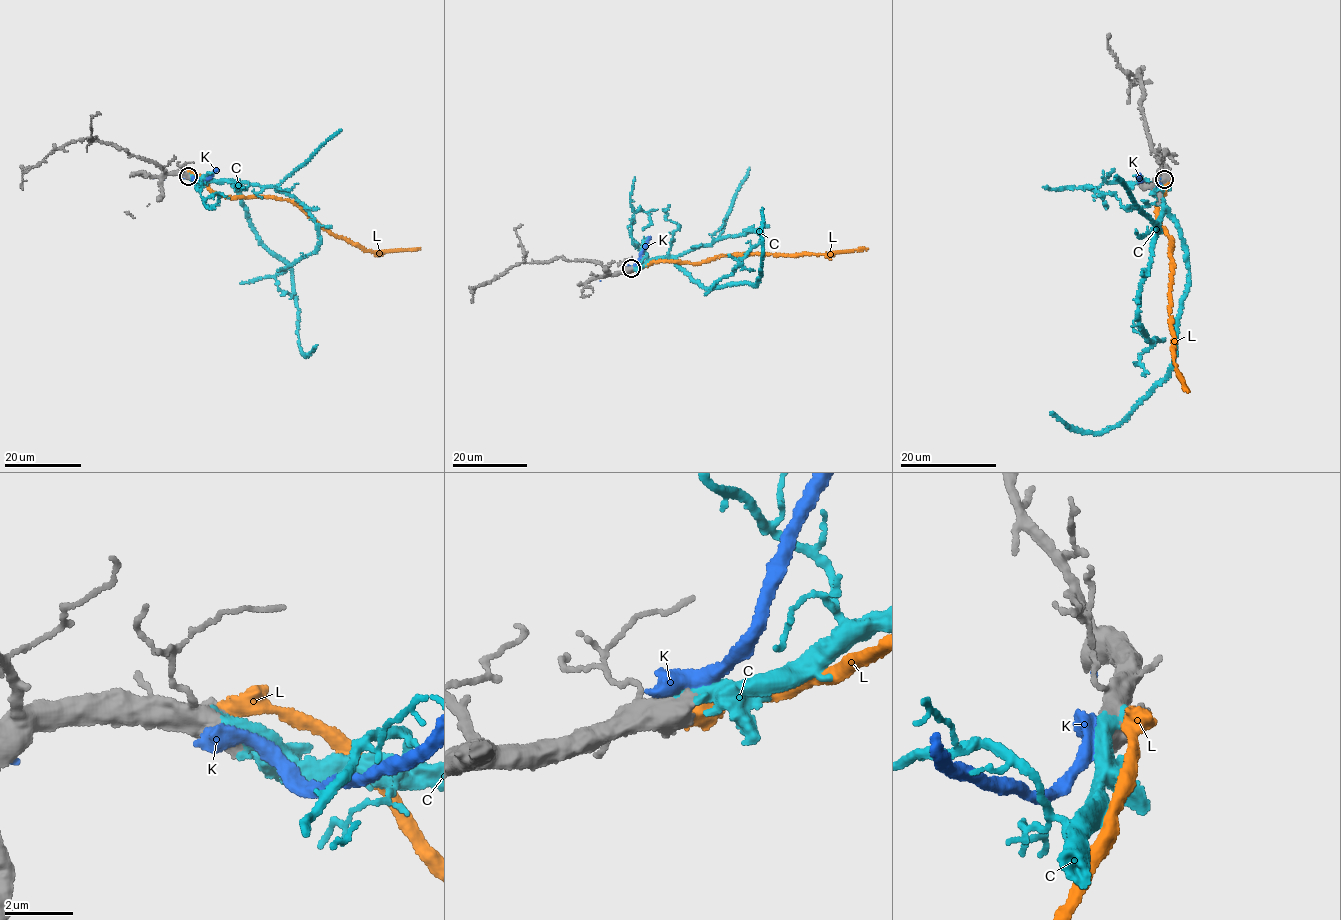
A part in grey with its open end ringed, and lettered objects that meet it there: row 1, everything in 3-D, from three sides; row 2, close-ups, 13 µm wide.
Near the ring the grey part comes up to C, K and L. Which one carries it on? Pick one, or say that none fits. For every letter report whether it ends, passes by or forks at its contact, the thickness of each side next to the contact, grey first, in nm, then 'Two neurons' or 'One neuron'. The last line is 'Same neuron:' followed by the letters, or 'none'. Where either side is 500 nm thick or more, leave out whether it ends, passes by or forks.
C: Thickness 550 nm (grey) against 550 nm. One neuron
K: Thickness 550 nm (grey) against 600 nm. Two neurons
L: Thickness 550 nm (grey) against 480 nm. Two neurons
Same neuron: C

